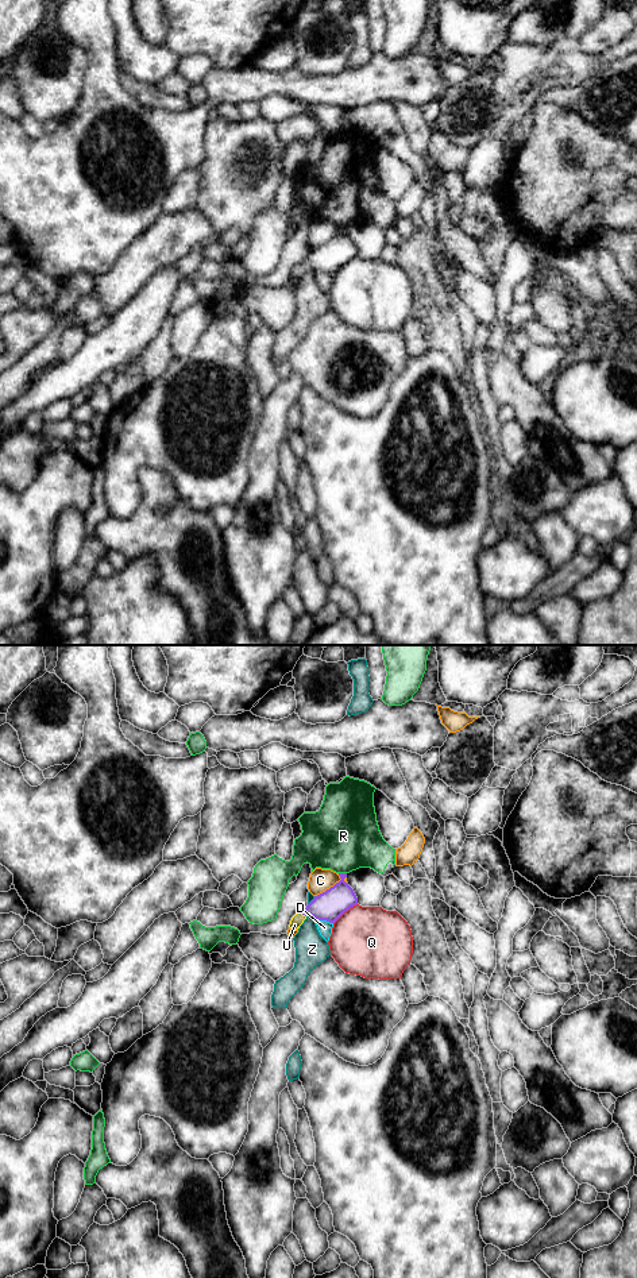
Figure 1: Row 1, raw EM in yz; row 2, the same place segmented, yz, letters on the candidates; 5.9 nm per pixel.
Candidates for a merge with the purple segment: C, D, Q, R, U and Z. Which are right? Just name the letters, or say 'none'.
U

